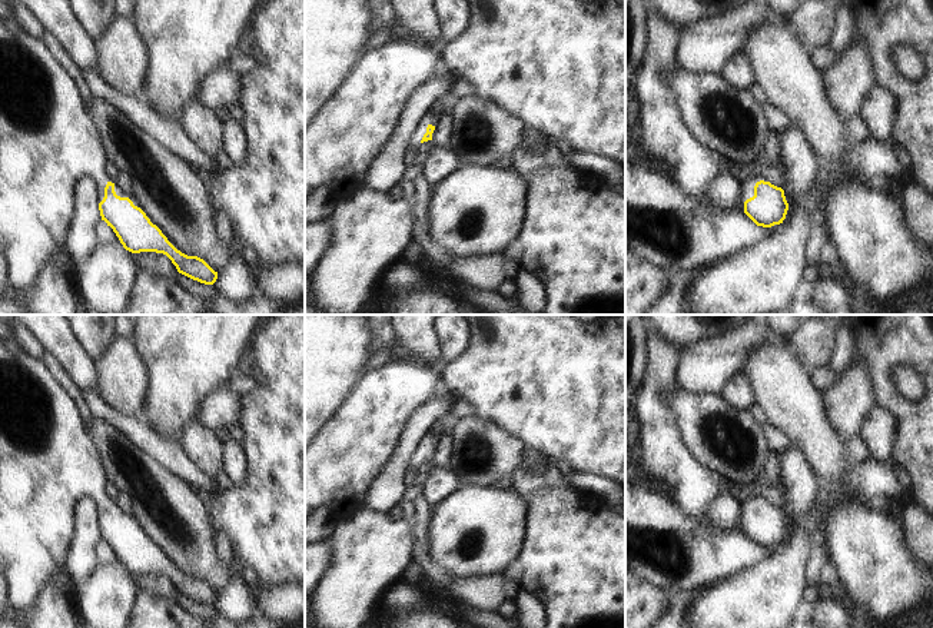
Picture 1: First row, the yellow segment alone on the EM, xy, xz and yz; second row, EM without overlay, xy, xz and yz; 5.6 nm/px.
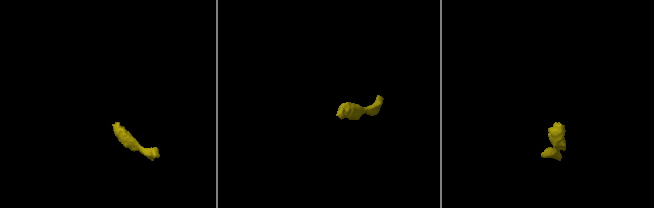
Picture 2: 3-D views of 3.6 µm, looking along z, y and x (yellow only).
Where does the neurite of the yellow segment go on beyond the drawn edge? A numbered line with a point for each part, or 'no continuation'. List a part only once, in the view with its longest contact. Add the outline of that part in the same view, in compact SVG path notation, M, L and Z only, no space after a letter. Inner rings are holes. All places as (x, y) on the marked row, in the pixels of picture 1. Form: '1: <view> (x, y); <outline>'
1: xz (419, 130); M426 119L418 123L418 126L415 127L414 133L409 137L409 142L406 144L406 152L415 150L421 144L421 140L426 133L428 124L429 122Z

